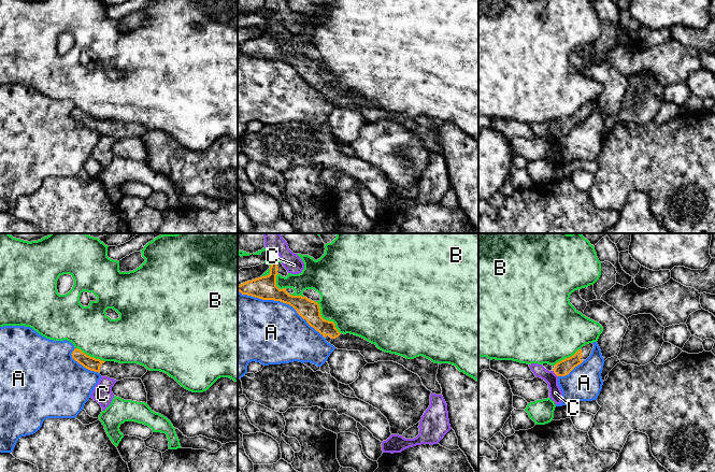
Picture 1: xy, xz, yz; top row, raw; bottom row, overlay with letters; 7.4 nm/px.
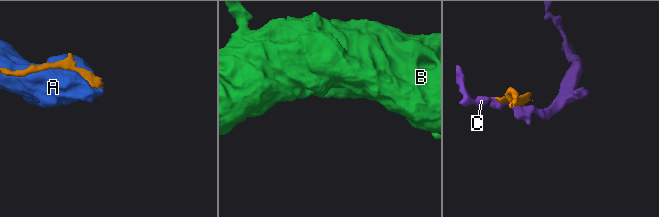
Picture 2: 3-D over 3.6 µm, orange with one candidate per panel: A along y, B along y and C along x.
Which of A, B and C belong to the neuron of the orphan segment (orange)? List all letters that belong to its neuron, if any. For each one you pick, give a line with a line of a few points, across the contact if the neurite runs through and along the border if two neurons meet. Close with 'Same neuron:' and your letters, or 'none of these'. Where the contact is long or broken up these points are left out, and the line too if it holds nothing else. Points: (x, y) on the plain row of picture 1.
Same neuron: none of these

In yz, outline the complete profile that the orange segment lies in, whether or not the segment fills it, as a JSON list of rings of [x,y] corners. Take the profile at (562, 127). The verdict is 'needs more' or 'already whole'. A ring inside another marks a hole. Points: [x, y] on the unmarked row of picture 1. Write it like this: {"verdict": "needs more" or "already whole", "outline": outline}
{"verdict": "needs more", "outline": [[[589,102],[578,109],[573,115],[566,117],[559,121],[557,121],[555,127],[553,128],[554,132],[557,135],[566,135],[568,134],[575,126],[581,124],[584,119],[586,119],[594,108],[594,103]]]}

